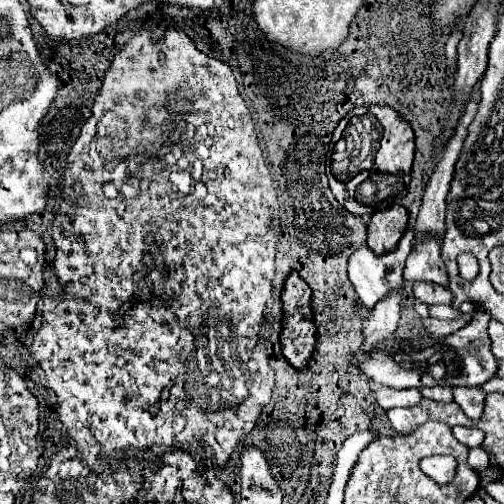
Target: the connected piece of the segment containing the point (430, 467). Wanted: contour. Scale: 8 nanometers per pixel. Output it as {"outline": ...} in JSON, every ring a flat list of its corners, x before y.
{"outline":[[433,455,419,461,421,471,437,485,449,485,457,473,457,461,451,455]]}

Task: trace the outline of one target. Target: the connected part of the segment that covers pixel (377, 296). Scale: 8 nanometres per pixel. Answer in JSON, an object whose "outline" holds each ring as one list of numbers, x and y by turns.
{"outline":[[411,229,401,237,399,247,395,249,395,253,387,253,383,257,371,253,371,249,361,247,357,249,351,259,349,259,349,279,357,291,359,301,367,307,373,309,381,299,385,299,387,295,391,295,393,291,399,291,403,287,403,267,405,267,405,259,411,253]]}

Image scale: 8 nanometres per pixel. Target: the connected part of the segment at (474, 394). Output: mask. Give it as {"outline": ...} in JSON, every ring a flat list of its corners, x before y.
{"outline":[[455,387,453,389,455,403,467,413,471,419,479,419,483,413,483,391,479,387]]}

